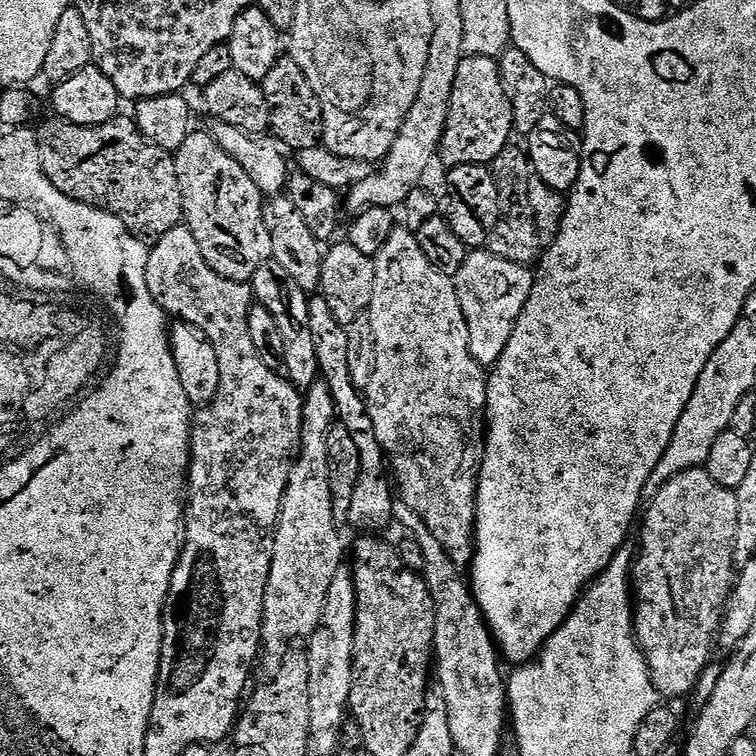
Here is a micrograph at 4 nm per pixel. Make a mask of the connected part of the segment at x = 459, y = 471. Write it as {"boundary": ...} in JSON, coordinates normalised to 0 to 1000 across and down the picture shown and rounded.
{"boundary":[[[528,299],[522,300],[512,315],[511,323],[495,340],[495,389],[484,411],[484,419],[492,429],[495,458],[497,459],[497,488],[489,500],[484,515],[487,546],[489,558],[495,558],[495,574],[500,574],[500,585],[505,590],[512,612],[516,615],[517,628],[521,631],[522,644],[526,647],[528,660],[538,672],[548,675],[558,690],[585,717],[585,728],[595,733],[603,750],[614,754],[623,747],[630,724],[630,646],[635,642],[635,612],[640,610],[640,583],[643,581],[643,541],[646,537],[646,505],[642,488],[622,468],[622,442],[616,437],[616,421],[611,421],[611,405],[606,399],[603,377],[599,366],[585,362],[569,352],[569,341],[558,336],[558,325],[553,325],[549,308],[542,308]]]}

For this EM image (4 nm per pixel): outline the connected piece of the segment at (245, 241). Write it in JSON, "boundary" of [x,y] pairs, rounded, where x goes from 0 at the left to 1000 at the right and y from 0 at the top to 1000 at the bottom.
{"boundary":[[[274,173],[250,175],[246,188],[230,202],[230,210],[243,269],[242,295],[257,310],[267,341],[294,368],[332,372],[340,352],[360,343],[360,321],[349,292],[352,262],[331,241],[331,230]]]}

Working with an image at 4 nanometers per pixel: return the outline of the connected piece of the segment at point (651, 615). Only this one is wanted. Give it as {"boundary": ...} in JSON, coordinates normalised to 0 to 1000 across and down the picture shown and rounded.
{"boundary":[[[930,618],[914,619],[886,632],[866,647],[861,656],[844,693],[847,726],[839,730],[833,758],[833,778],[839,784],[841,853],[852,868],[869,917],[874,922],[905,921],[925,902],[937,878],[940,852],[950,841],[954,810],[963,798],[963,786],[971,771],[968,724],[971,700],[976,697],[976,659],[970,647],[950,643],[950,638],[944,638],[944,632],[939,632]]]}

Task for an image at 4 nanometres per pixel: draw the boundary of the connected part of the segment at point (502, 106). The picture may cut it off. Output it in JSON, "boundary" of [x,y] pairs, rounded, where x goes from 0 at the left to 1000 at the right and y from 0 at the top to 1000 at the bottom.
{"boundary":[[[615,74],[606,87],[606,103],[601,103],[601,124],[582,189],[581,216],[587,216],[593,225],[623,217],[649,218],[659,204],[673,194],[680,161],[676,130],[660,83],[648,74]]]}

